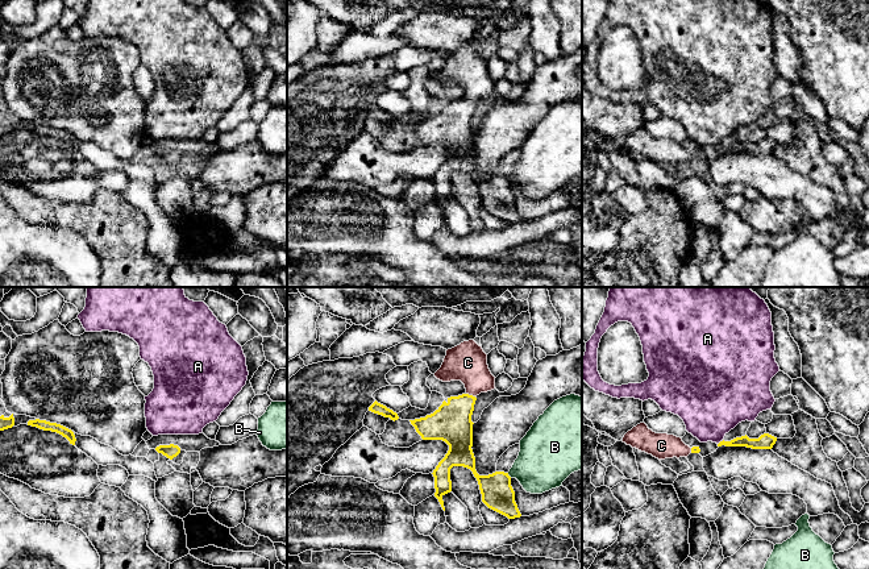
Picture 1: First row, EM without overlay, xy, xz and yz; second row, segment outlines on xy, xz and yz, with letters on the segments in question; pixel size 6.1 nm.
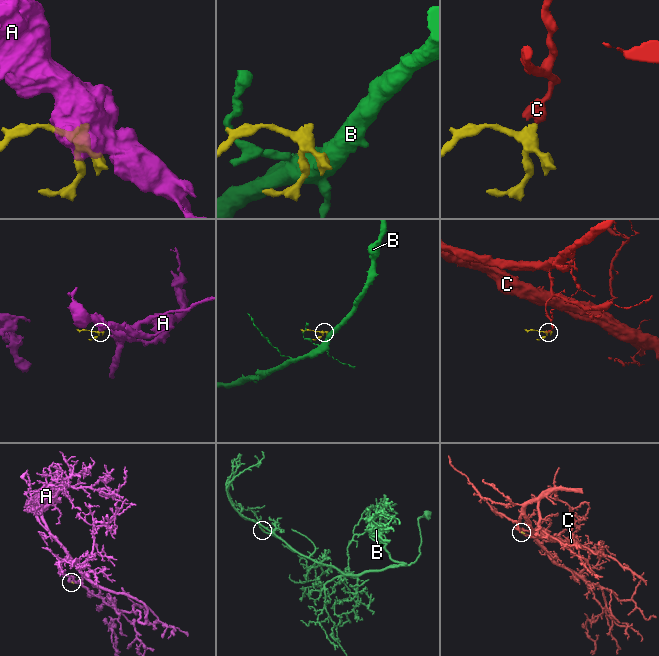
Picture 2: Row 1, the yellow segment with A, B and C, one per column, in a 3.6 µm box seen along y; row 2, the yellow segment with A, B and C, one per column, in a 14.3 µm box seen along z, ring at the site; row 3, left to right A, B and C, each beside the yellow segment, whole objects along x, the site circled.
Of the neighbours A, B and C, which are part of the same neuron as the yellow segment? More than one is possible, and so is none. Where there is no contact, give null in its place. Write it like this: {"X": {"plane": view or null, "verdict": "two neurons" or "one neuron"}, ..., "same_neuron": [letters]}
{"A": {"plane": "yz", "verdict": "two neurons"}, "B": {"plane": "xz", "verdict": "two neurons"}, "C": {"plane": "xz", "verdict": "one neuron"}, "same_neuron": ["C"]}

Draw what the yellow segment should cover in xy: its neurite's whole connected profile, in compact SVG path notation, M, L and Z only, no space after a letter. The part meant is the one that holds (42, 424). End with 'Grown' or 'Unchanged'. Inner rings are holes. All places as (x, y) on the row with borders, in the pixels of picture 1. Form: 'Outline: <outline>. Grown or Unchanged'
Outline: M36 419L36 420L29 420L28 425L37 427L43 431L57 432L62 435L63 437L66 437L70 441L70 444L75 445L76 439L75 439L74 432L61 424Z. Unchanged

